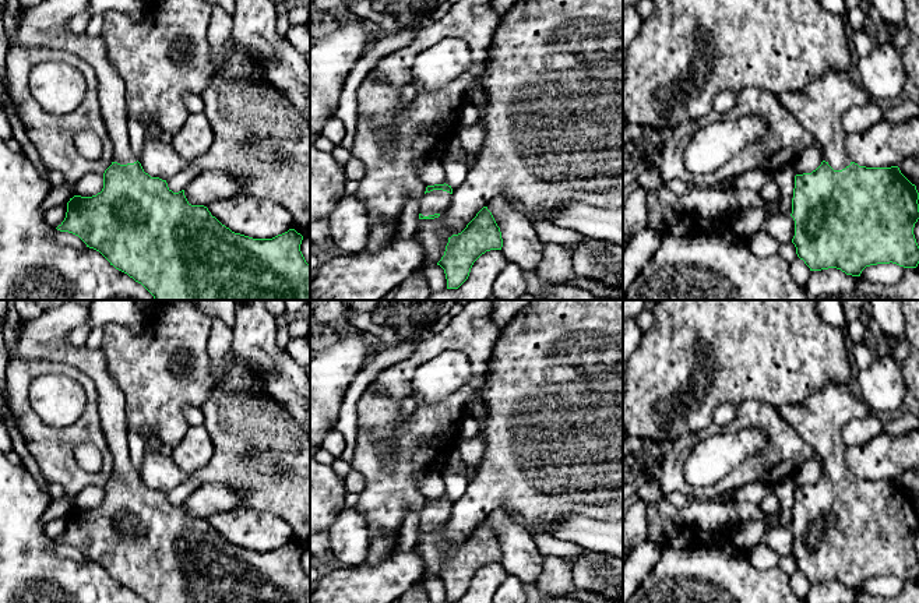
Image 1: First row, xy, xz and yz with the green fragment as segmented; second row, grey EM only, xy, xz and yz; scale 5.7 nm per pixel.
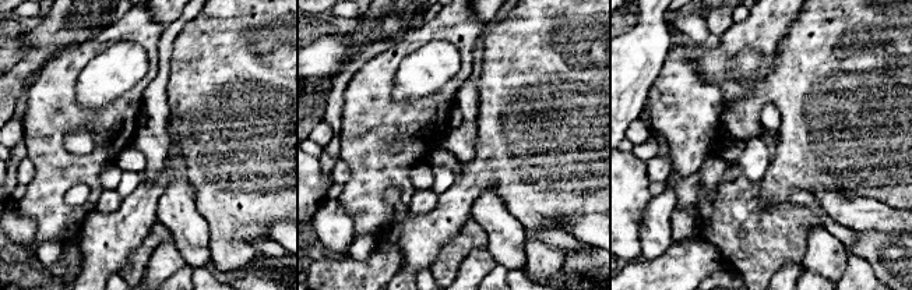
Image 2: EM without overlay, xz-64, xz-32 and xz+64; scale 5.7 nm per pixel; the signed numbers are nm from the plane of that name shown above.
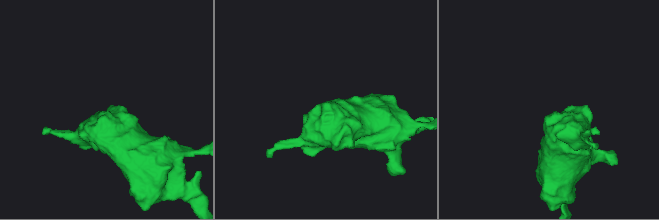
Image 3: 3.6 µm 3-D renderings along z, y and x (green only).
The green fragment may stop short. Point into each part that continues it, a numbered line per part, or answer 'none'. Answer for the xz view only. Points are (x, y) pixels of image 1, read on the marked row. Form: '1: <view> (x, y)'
1: xz (436, 201)

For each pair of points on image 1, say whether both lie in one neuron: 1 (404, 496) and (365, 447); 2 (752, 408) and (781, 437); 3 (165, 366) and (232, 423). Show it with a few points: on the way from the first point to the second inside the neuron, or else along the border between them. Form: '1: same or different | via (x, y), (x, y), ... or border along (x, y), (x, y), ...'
1: same | via (391, 483), (370, 459)
2: same | via (759, 415), (774, 430)
3: different | border along (211, 370), (212, 391), (200, 406)

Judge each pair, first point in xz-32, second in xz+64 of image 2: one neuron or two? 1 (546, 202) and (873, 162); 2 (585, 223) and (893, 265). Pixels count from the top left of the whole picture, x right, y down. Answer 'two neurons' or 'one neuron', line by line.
1: one neuron
2: two neurons

